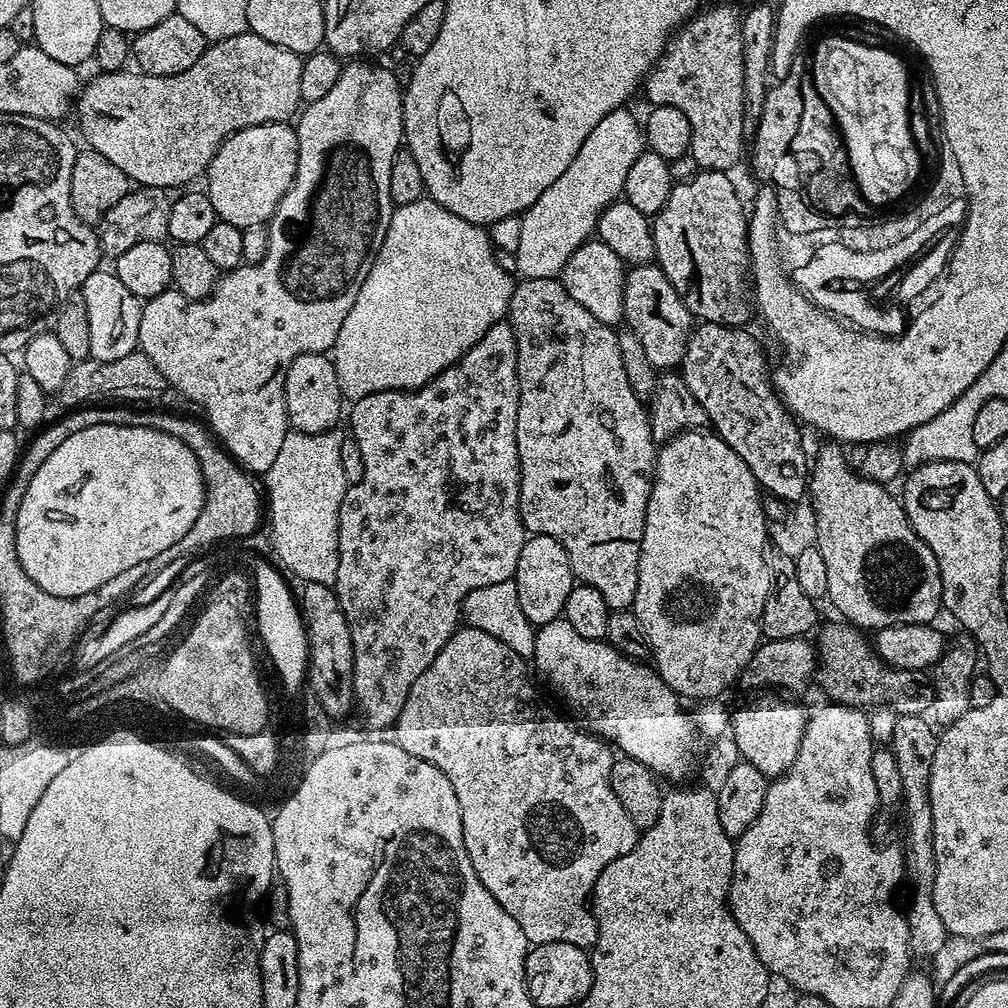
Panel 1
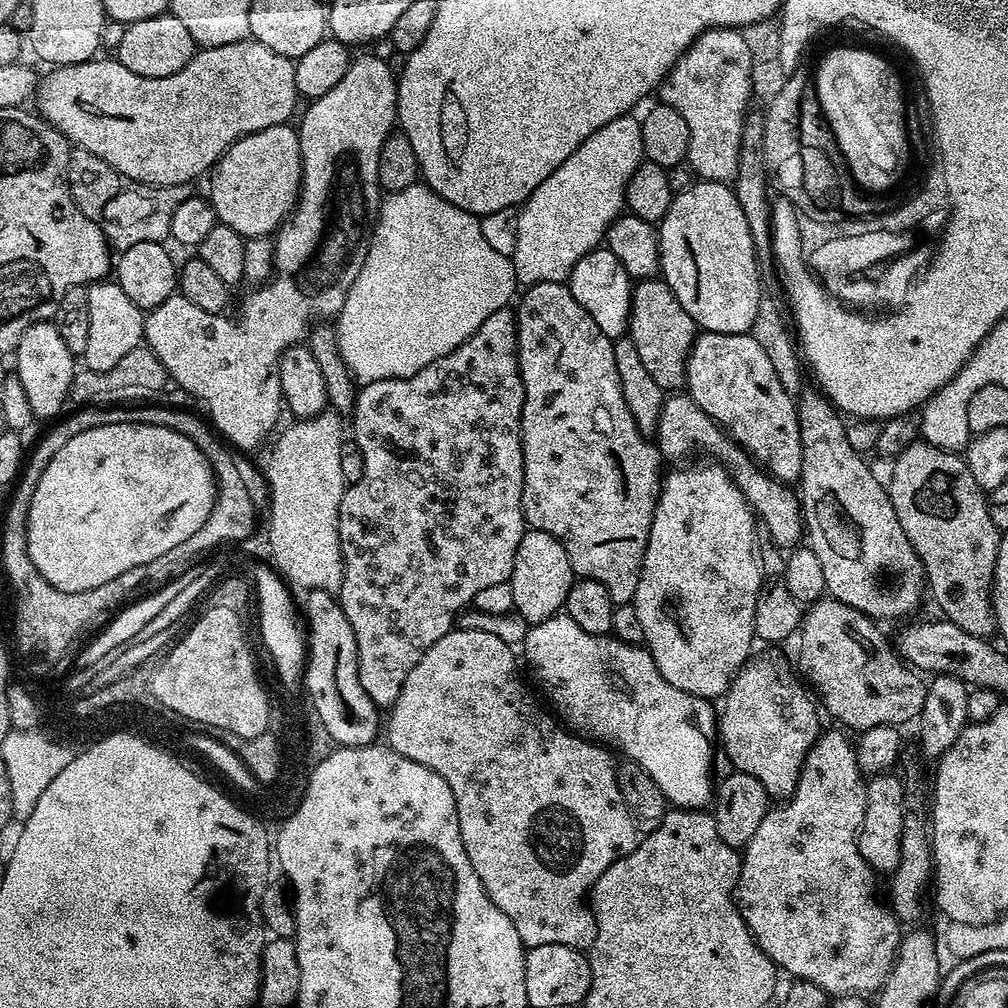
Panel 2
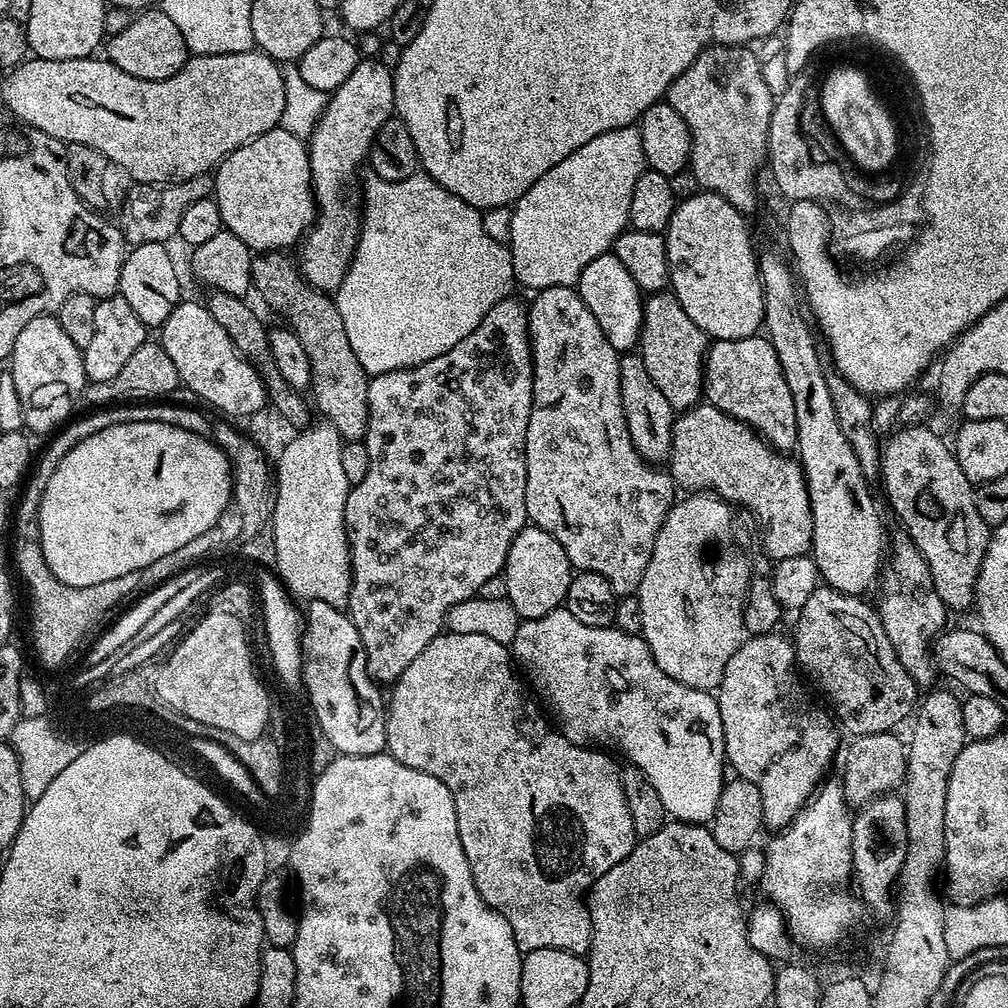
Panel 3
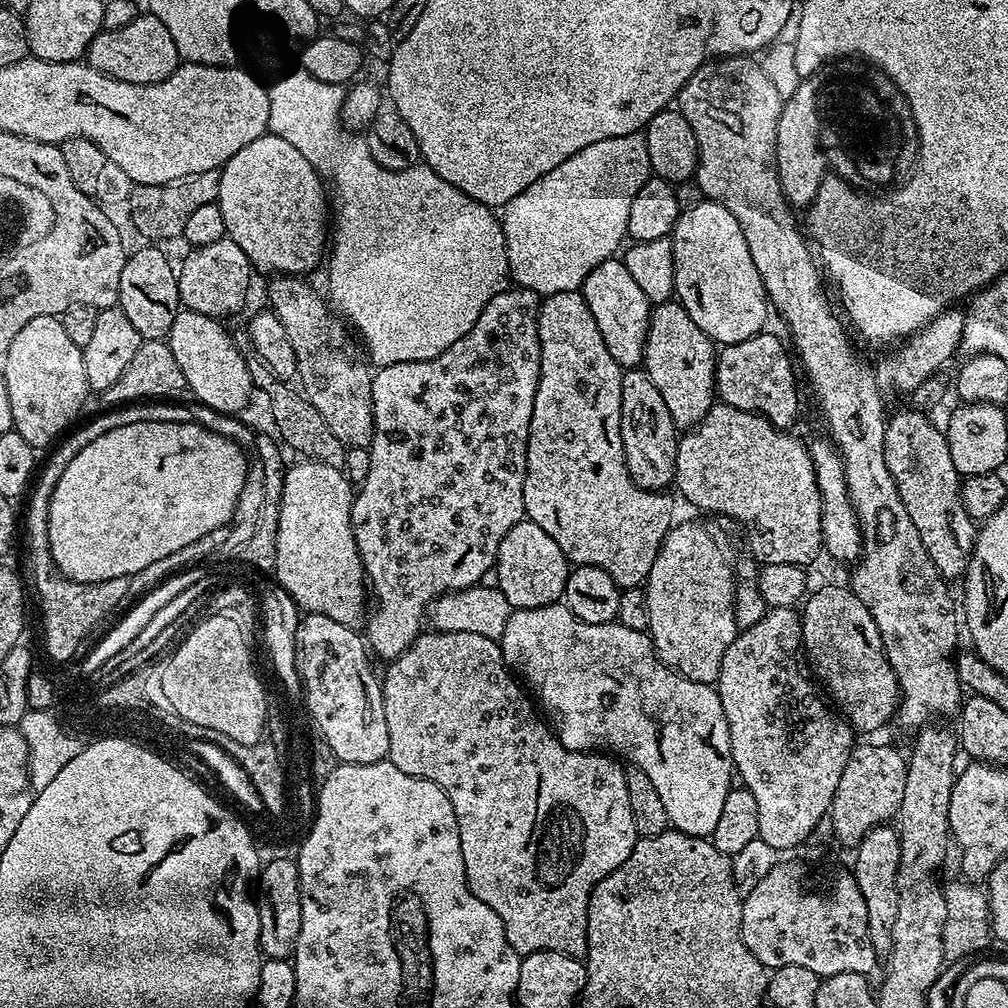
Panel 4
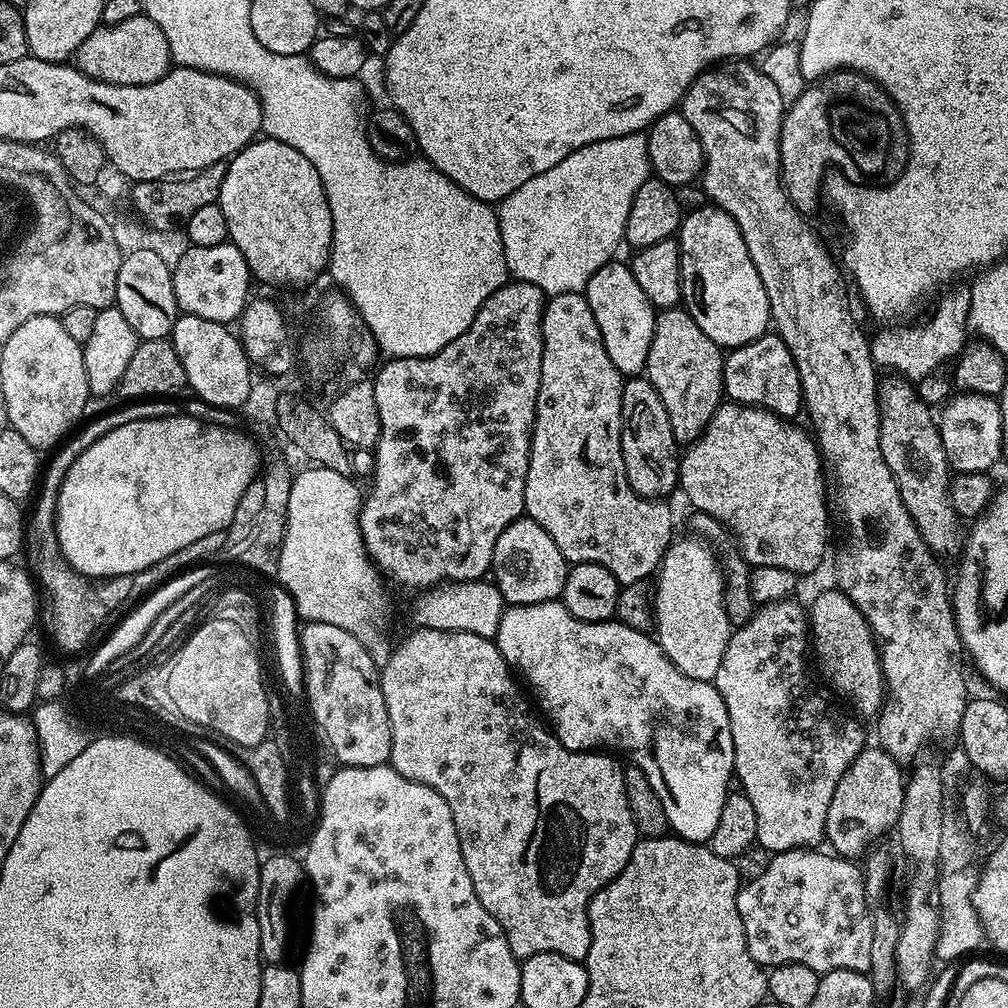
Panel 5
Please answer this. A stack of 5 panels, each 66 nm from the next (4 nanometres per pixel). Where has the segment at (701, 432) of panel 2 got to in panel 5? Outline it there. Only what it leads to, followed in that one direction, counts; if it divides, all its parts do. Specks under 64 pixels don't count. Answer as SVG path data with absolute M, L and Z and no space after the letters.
M724 402L724 403L721 403L720 409L716 411L716 413L714 414L714 418L712 419L712 421L709 422L707 431L705 431L703 435L700 436L699 440L695 444L691 445L691 447L687 449L688 454L687 455L684 454L683 458L681 459L680 478L678 481L679 491L681 493L684 491L685 494L688 495L689 502L693 504L691 507L695 509L695 511L704 512L717 525L725 524L725 526L728 527L730 531L732 531L732 536L734 539L736 539L737 546L740 547L740 548L737 548L739 555L743 556L745 561L747 561L749 565L778 566L782 570L790 570L791 572L795 572L797 574L803 574L803 572L814 571L815 568L818 567L819 564L822 563L824 560L824 551L826 551L828 548L828 508L830 512L830 504L829 504L829 501L828 501L828 504L826 501L824 501L824 480L822 477L820 477L820 468L822 472L822 457L820 454L820 449L815 439L813 439L813 437L809 435L807 431L805 432L806 433L804 433L803 430L800 429L798 425L796 425L796 422L793 422L791 419L788 419L782 416L775 416L774 413L768 412L765 408L758 408L755 406L745 406L743 404L737 404L735 402Z

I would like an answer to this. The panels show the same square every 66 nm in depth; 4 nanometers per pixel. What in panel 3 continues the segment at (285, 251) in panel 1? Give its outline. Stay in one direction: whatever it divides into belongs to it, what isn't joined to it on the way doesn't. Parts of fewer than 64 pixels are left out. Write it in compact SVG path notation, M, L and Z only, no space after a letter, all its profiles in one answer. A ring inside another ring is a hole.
M361 59L354 74L350 74L350 78L346 78L346 82L342 82L342 86L327 97L324 112L311 136L307 137L318 215L298 244L298 269L315 289L339 288L356 252L362 219L360 167L365 167L374 134L378 134L382 122L393 119L392 74L393 69L382 66L375 59ZM181 302L166 318L159 329L158 342L170 354L174 361L174 370L178 370L181 385L189 388L200 400L205 400L212 408L217 408L228 418L242 416L249 418L266 404L264 381L255 368L241 356L240 352L230 342L230 334L214 322L203 303L187 304Z

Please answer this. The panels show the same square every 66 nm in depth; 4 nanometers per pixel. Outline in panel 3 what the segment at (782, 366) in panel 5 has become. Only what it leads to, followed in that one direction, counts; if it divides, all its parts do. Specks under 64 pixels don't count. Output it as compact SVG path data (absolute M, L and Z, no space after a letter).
M763 335L709 343L708 355L704 357L703 399L734 419L749 424L777 452L788 454L796 448L794 394L790 394L774 346Z

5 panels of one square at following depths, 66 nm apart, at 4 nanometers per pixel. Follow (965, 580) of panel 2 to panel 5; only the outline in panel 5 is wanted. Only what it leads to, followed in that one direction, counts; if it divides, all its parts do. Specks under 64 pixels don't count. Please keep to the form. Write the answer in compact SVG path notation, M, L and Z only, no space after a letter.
M888 374L879 381L876 389L876 401L880 404L880 445L882 458L886 458L886 466L890 466L890 474L898 482L898 490L902 494L902 502L908 513L914 518L924 541L937 557L952 556L960 548L961 517L957 516L948 497L950 469L946 450L942 446L940 425L930 405L920 397L917 385L899 374Z

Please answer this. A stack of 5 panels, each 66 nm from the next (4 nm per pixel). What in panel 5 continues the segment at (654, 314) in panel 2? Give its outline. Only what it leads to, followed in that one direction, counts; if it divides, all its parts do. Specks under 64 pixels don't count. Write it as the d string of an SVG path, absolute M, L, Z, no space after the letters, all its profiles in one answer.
M683 307L667 308L656 318L654 342L650 344L646 379L658 390L670 420L677 445L691 446L708 429L708 424L725 399L725 353L720 345L702 334L702 326Z

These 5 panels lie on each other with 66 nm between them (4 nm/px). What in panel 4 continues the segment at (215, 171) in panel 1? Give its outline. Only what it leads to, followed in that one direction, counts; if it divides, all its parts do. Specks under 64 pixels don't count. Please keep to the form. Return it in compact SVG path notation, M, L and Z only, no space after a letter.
M265 134L254 138L250 146L242 146L242 150L230 157L219 171L218 203L226 222L227 239L242 246L242 254L246 254L257 273L303 277L308 274L306 272L314 271L319 264L321 267L326 252L324 239L327 241L330 236L330 200L326 195L325 181L316 168L310 166L306 158L302 158L299 150L294 150L286 138Z

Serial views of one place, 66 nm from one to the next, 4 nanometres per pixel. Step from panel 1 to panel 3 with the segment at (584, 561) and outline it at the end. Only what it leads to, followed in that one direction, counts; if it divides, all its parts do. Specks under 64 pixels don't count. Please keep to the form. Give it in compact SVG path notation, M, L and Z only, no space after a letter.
M550 286L549 288L539 289L535 293L536 296L527 305L528 310L528 336L532 340L532 409L530 410L530 422L526 426L526 442L524 449L526 450L526 514L529 521L535 527L546 530L546 534L550 534L561 544L566 550L566 558L572 563L573 569L582 572L593 572L594 574L602 574L602 578L606 578L606 582L610 582L610 586L616 591L617 597L623 598L640 591L640 579L646 570L646 562L650 562L650 554L654 554L654 542L658 538L658 530L662 530L662 522L668 517L668 511L672 509L672 505L678 499L678 485L671 475L663 467L653 466L648 461L642 459L634 446L630 442L630 434L626 430L626 418L622 410L622 394L620 393L620 356L614 350L614 346L610 346L610 342L606 338L606 334L602 334L602 326L598 326L598 318L594 318L594 314L590 314L590 310L586 306L586 302L582 302L579 291L575 287L567 288L566 286Z

